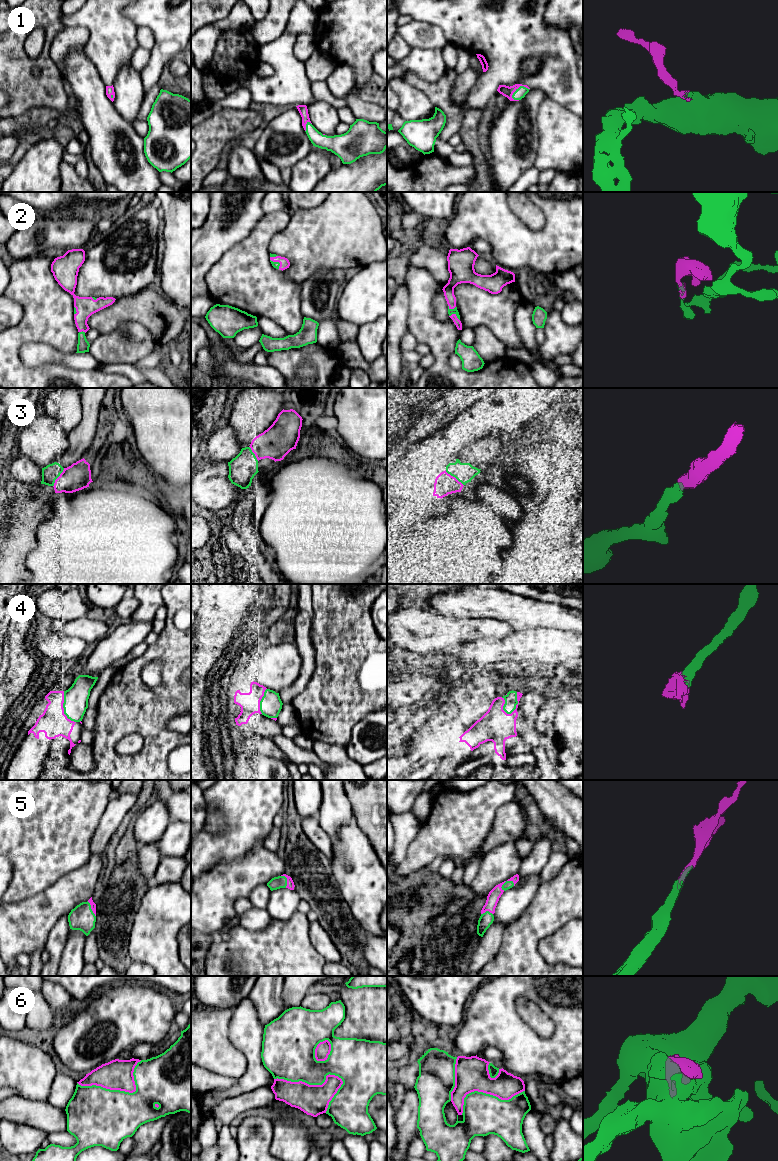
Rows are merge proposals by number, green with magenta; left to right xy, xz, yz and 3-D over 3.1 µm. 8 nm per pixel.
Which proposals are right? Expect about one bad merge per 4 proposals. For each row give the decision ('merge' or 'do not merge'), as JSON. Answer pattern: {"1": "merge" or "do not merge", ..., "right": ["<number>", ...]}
{"1": "merge", "2": "merge", "3": "merge", "4": "merge", "5": "merge", "6": "do not merge", "right": ["1", "2", "3", "4", "5"]}

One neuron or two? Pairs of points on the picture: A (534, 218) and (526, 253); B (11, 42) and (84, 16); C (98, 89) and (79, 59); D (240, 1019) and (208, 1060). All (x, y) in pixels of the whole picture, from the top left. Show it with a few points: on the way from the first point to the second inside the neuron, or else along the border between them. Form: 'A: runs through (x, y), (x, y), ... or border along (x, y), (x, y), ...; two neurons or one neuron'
A: border along (514, 213), (531, 229), (539, 230), (545, 224); two neurons
B: border along (62, 14), (62, 22), (65, 25); two neurons
C: runs through (91, 82), (79, 70), (79, 66); one neuron
D: border along (231, 1011), (229, 1039), (242, 1053); two neurons

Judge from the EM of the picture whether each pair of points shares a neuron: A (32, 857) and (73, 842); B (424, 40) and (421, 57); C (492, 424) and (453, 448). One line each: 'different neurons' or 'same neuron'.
A: same neuron
B: different neurons
C: same neuron

